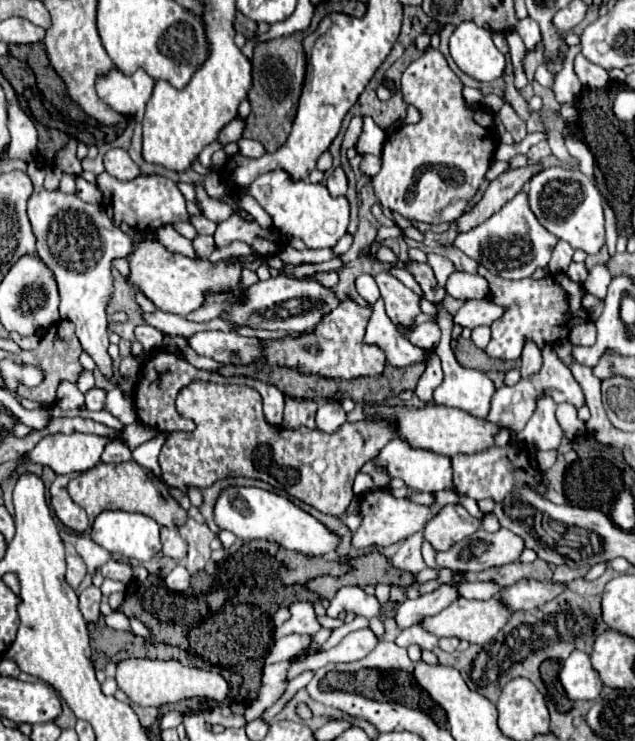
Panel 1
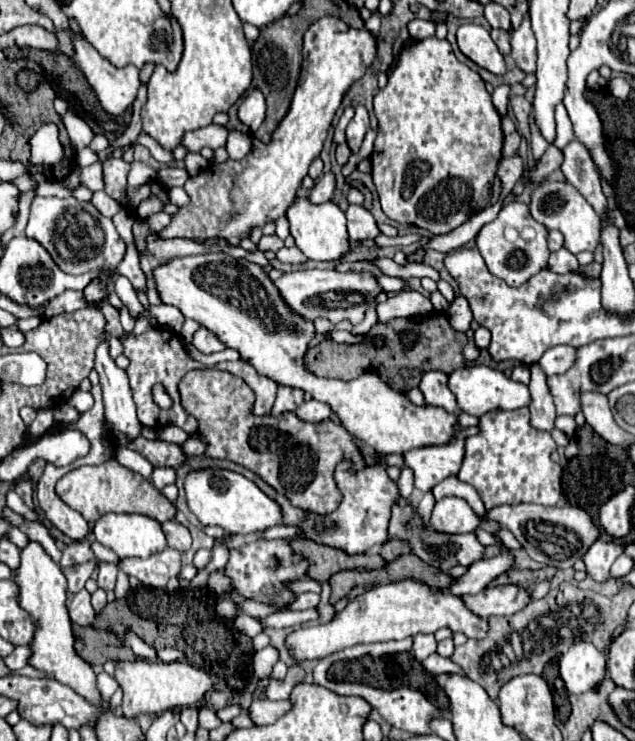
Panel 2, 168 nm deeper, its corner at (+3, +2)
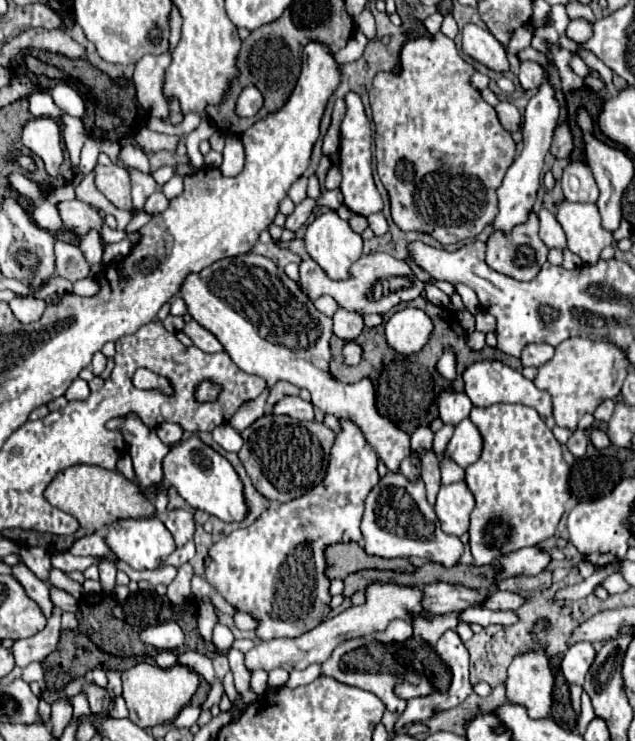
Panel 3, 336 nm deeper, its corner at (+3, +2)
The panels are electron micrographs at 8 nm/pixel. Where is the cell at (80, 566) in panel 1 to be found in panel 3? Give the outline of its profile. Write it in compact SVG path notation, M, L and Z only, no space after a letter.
M93 533L93 535L87 535L79 541L75 541L75 545L71 547L71 553L73 555L81 555L81 557L87 557L87 555L93 555L93 557L101 557L109 551L109 545L105 543L105 537Z

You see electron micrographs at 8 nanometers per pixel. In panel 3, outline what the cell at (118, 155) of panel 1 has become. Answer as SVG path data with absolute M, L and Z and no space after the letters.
M95 165L95 185L97 189L117 207L131 209L131 181L129 173L119 165Z

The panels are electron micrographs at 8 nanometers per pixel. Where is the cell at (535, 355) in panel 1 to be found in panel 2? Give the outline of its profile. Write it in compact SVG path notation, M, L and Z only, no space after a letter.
M537 363L531 365L529 371L531 371L531 381L527 387L531 393L531 403L529 403L531 425L539 431L553 431L557 415L555 415L553 397L549 393L547 375L543 373L543 369Z

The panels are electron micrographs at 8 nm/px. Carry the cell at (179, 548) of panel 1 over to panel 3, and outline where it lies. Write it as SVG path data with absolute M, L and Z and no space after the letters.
M173 509L163 517L165 527L171 531L177 547L193 539L195 533L195 511L193 509Z

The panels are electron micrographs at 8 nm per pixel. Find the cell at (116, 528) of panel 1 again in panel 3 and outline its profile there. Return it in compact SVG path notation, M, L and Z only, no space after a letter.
M147 517L147 519L121 519L111 523L109 527L109 535L107 535L107 545L111 547L111 551L125 561L127 565L131 565L137 571L143 569L157 569L177 547L175 541L169 533L169 529L157 519L157 517Z

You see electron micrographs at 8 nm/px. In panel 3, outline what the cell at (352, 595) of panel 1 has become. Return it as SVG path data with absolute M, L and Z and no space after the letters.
M237 611L237 613L233 615L233 625L235 625L237 629L241 629L241 631L251 631L251 629L255 629L257 621L255 621L251 615Z

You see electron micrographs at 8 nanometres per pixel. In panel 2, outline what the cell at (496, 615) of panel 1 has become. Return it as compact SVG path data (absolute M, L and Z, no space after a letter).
M399 581L389 585L379 585L373 591L361 593L351 601L333 621L327 625L305 627L287 637L287 645L295 659L321 659L355 643L373 643L373 641L391 641L405 639L417 633L435 633L439 629L451 629L451 633L463 633L469 639L485 639L489 623L469 611L459 597L445 595L441 591L429 589L417 581Z

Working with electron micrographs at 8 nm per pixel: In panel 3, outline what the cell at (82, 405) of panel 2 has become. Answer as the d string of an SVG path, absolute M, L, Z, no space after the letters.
M77 377L77 379L69 385L69 389L65 391L65 397L67 397L67 401L85 399L85 397L87 397L87 381L83 381L83 379Z

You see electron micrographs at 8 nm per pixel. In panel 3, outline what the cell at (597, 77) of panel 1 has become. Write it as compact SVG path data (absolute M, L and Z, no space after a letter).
M571 19L565 33L575 43L587 43L593 35L593 23L589 23L587 19Z

